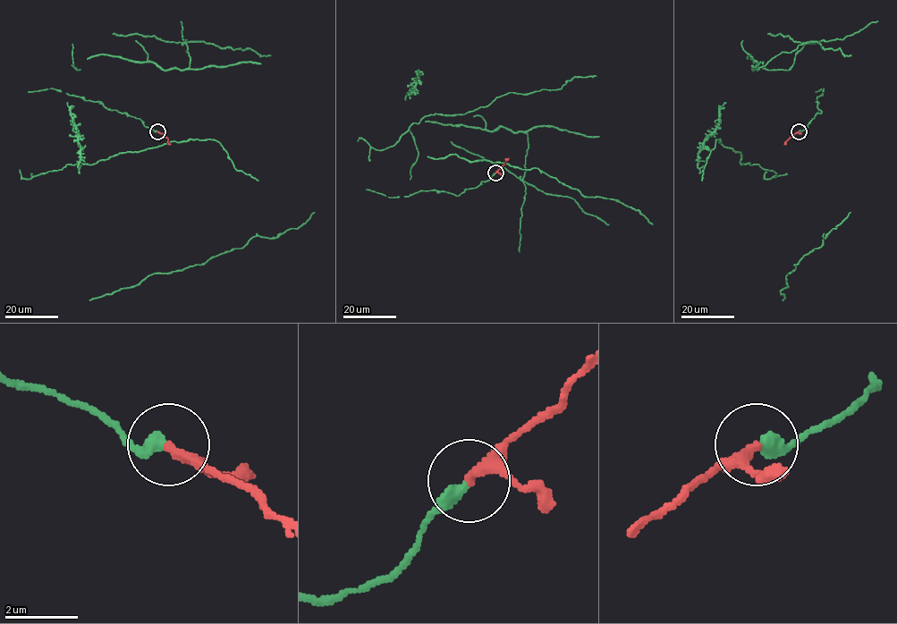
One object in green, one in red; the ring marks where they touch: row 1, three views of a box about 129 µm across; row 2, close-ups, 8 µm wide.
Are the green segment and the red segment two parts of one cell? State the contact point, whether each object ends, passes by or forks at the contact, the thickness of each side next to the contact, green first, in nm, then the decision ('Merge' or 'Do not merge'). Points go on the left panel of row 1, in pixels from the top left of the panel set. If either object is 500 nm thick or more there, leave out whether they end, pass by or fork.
Place: (157, 131). At the ring green ends. At the ring red ends. Thickness 360 nm (green) against 280 nm. Merge

